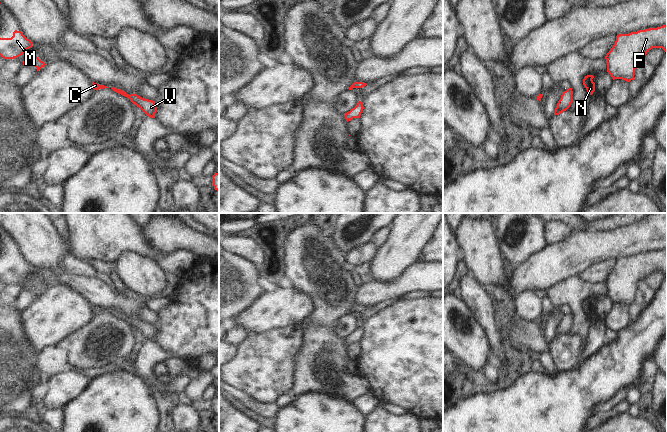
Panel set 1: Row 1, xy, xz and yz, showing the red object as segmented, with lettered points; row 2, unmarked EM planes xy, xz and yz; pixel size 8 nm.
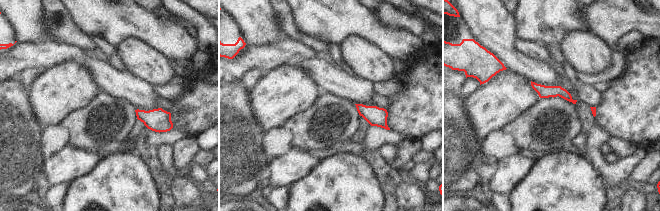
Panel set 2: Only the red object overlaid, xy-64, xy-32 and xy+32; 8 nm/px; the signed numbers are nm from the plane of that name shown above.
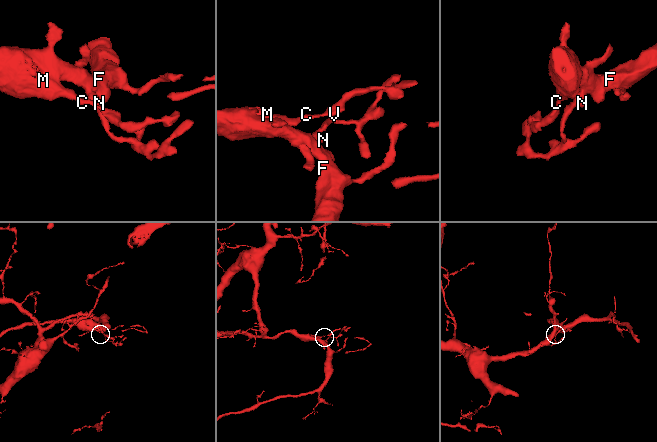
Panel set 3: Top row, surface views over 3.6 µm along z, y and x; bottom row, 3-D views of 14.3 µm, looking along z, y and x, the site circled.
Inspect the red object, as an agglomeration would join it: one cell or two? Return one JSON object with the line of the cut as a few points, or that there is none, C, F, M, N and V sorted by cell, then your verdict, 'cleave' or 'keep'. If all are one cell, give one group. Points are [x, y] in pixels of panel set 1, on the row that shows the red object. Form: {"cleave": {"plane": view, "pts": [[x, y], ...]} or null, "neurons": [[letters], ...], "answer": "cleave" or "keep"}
{"cleave": null, "neurons": [["C", "F", "M", "N", "V"]], "answer": "keep"}

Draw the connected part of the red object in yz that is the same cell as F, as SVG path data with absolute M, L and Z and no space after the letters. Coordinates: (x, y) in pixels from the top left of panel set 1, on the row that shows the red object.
M667 24L617 35L614 45L605 56L607 72L613 80L634 80L638 58L645 56L652 48L667 51Z

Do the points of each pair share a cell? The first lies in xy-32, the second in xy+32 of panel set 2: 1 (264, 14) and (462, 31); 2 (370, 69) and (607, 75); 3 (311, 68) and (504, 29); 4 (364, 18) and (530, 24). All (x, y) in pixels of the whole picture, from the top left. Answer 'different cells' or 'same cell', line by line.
1: different cells
2: different cells
3: same cell
4: same cell

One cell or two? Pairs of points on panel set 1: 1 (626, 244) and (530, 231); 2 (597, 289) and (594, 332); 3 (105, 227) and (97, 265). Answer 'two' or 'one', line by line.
1: two
2: two
3: two

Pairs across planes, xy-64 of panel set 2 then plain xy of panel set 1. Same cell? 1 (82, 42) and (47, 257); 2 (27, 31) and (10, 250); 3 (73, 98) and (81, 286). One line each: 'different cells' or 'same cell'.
1: different cells
2: different cells
3: different cells

